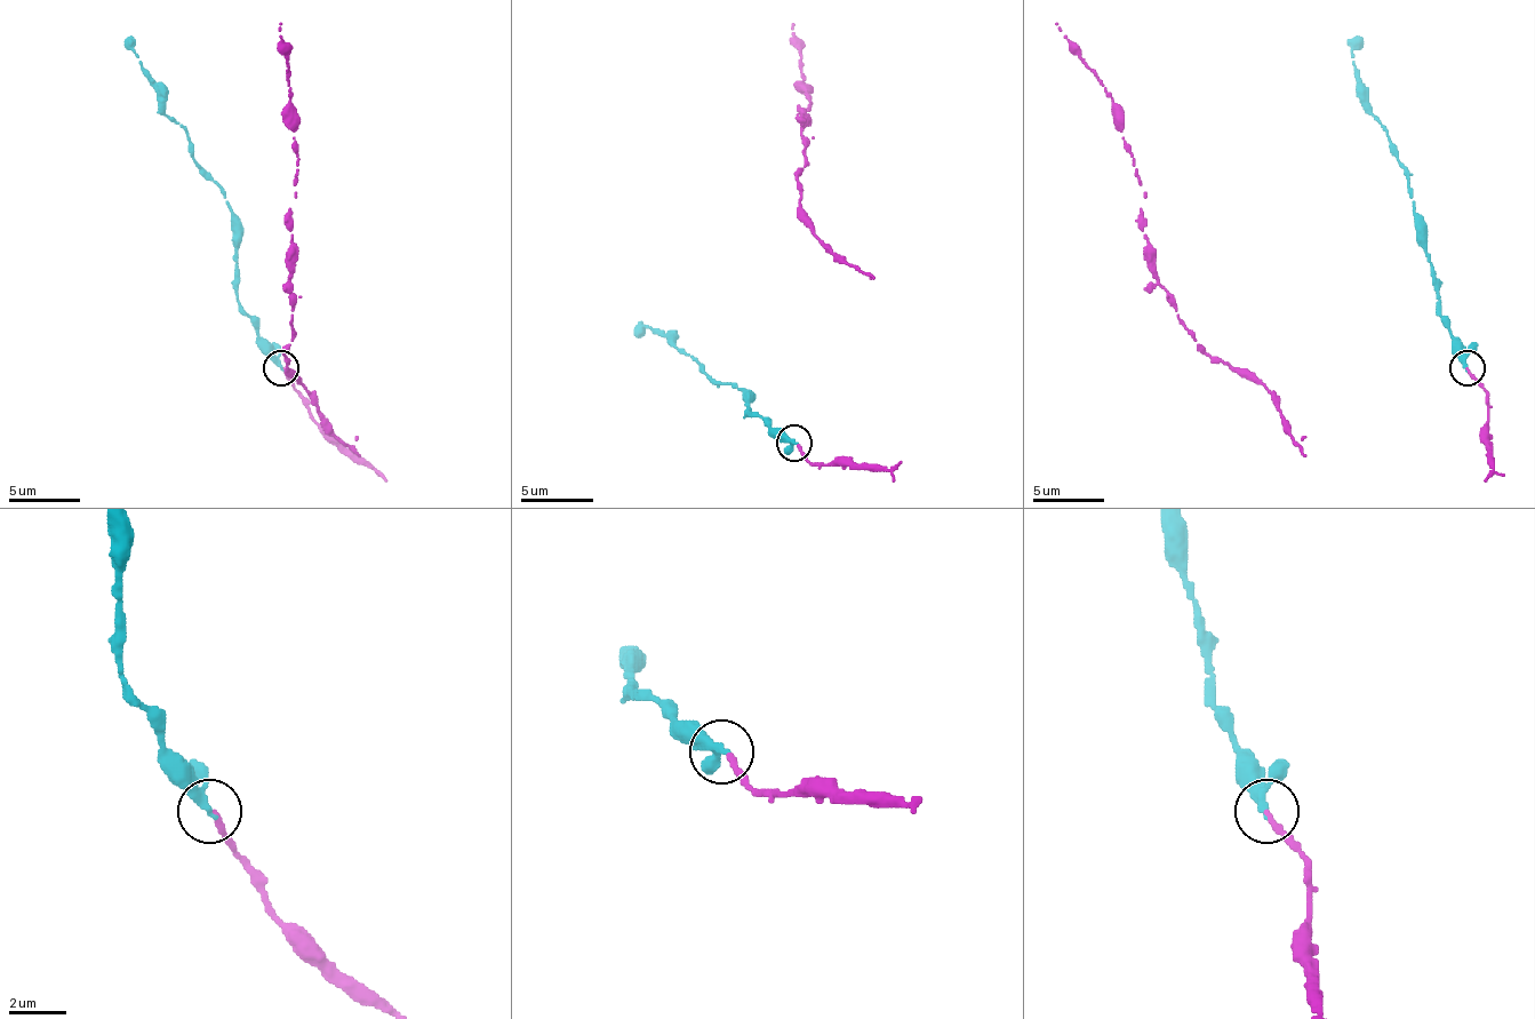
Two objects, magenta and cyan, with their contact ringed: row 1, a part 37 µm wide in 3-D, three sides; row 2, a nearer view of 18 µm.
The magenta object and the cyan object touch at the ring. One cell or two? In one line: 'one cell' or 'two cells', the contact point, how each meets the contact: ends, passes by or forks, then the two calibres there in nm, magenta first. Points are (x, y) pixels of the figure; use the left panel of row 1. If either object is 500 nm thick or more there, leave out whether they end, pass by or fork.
one cell | (281, 367) | magenta ends | cyan passes by | 240/280 nm

